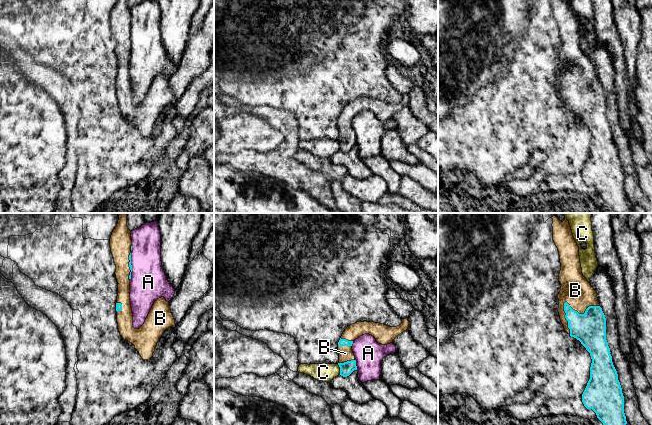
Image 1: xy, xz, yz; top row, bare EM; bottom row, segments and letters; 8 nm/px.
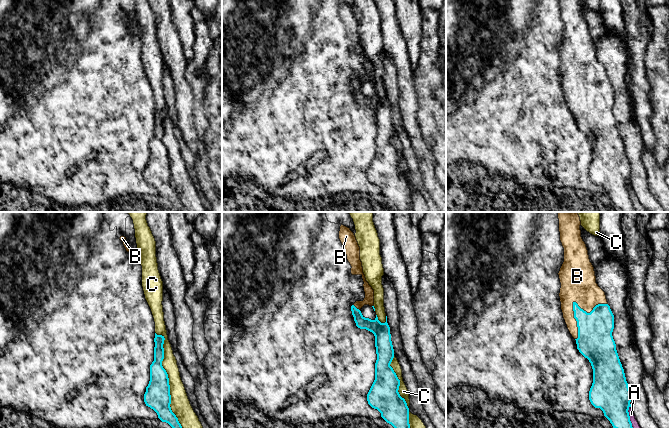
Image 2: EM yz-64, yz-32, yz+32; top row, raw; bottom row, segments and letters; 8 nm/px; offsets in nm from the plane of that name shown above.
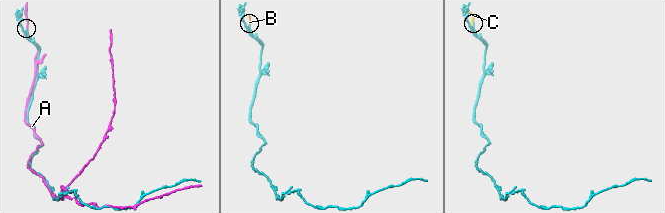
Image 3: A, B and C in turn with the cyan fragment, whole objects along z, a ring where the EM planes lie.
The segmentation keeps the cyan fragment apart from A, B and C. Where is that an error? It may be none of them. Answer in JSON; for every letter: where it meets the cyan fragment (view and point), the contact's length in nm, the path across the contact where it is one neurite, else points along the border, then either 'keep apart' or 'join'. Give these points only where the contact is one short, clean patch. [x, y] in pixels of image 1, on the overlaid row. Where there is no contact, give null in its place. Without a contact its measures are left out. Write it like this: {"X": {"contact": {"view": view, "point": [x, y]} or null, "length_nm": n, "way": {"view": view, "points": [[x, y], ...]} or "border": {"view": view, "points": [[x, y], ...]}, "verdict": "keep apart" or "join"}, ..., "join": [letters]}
{"A": {"contact": {"view": "xz", "point": [355, 365]}, "length_nm": 80, "verdict": "keep apart"}, "B": {"contact": {"view": "yz", "point": [567, 303]}, "length_nm": 340, "verdict": "join"}, "C": {"contact": {"view": "xz", "point": [340, 369]}, "length_nm": 90, "verdict": "keep apart"}, "join": ["B"]}

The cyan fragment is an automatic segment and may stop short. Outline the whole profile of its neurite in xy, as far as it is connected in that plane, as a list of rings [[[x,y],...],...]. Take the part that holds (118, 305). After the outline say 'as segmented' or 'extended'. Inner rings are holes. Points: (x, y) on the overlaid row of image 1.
[[[127,213],[119,214],[118,224],[110,238],[110,248],[116,265],[115,275],[118,282],[116,311],[120,335],[135,346],[143,360],[149,360],[164,331],[175,326],[175,319],[169,302],[161,297],[154,302],[144,324],[139,329],[133,327],[130,304],[132,240],[131,231],[127,227]]]; extended

